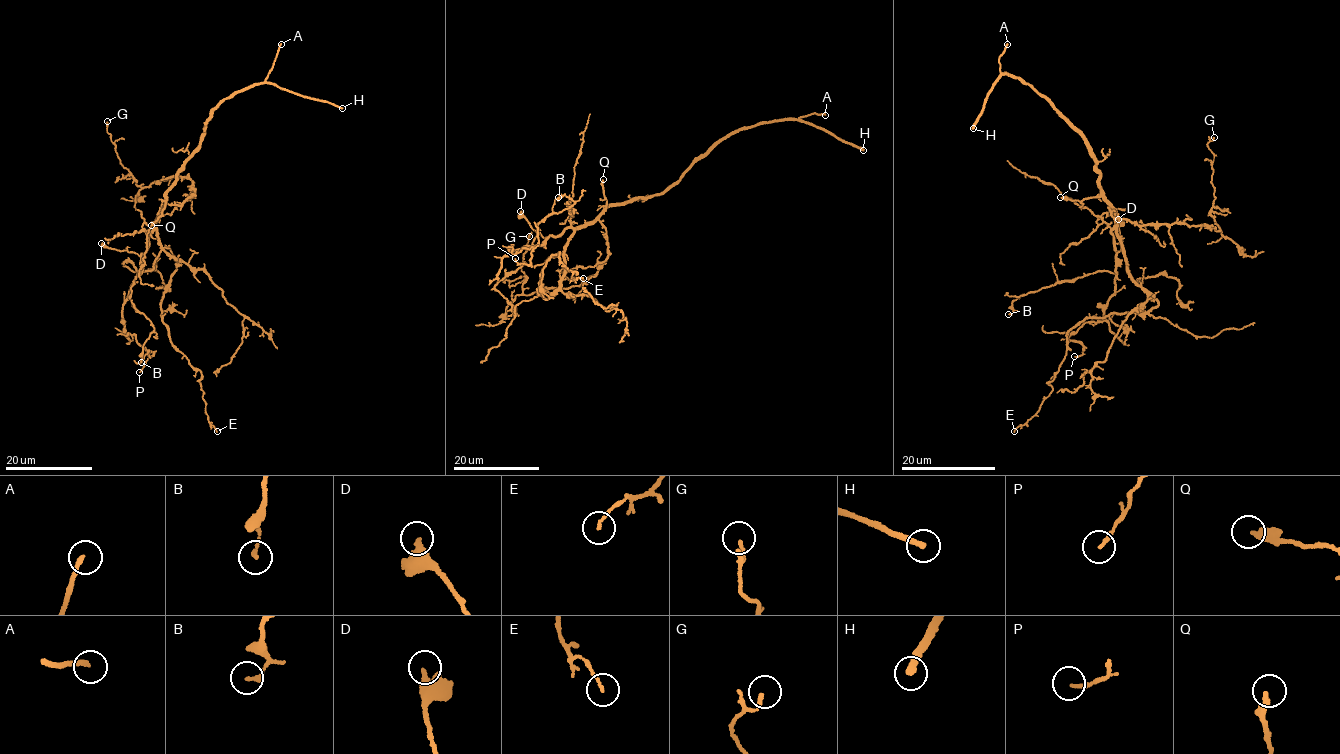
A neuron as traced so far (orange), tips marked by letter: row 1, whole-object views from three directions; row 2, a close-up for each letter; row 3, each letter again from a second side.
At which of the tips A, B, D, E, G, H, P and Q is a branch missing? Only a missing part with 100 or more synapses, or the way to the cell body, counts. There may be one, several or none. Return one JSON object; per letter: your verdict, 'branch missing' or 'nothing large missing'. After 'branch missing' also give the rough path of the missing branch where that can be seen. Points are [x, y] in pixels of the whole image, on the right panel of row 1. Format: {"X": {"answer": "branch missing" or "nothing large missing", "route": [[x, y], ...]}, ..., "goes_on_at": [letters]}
{"A": {"answer": "branch missing"}, "B": {"answer": "nothing large missing"}, "D": {"answer": "nothing large missing"}, "E": {"answer": "nothing large missing"}, "G": {"answer": "nothing large missing"}, "H": {"answer": "branch missing"}, "P": {"answer": "nothing large missing"}, "Q": {"answer": "nothing large missing"}, "goes_on_at": ["A", "H"]}

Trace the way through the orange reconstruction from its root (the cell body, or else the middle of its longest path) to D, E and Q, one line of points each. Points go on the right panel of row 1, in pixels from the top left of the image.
D: (1108, 205), (1114, 212), (1115, 224), (1112, 234), (1114, 248), (1118, 251), (1122, 240), (1118, 219)
E: (1108, 205), (1131, 274), (1157, 305), (1087, 318), (1067, 332), (1062, 363), (1047, 383), (1050, 394), (1014, 431)
Q: (1108, 205), (1108, 201), (1096, 196), (1079, 201), (1060, 197)

